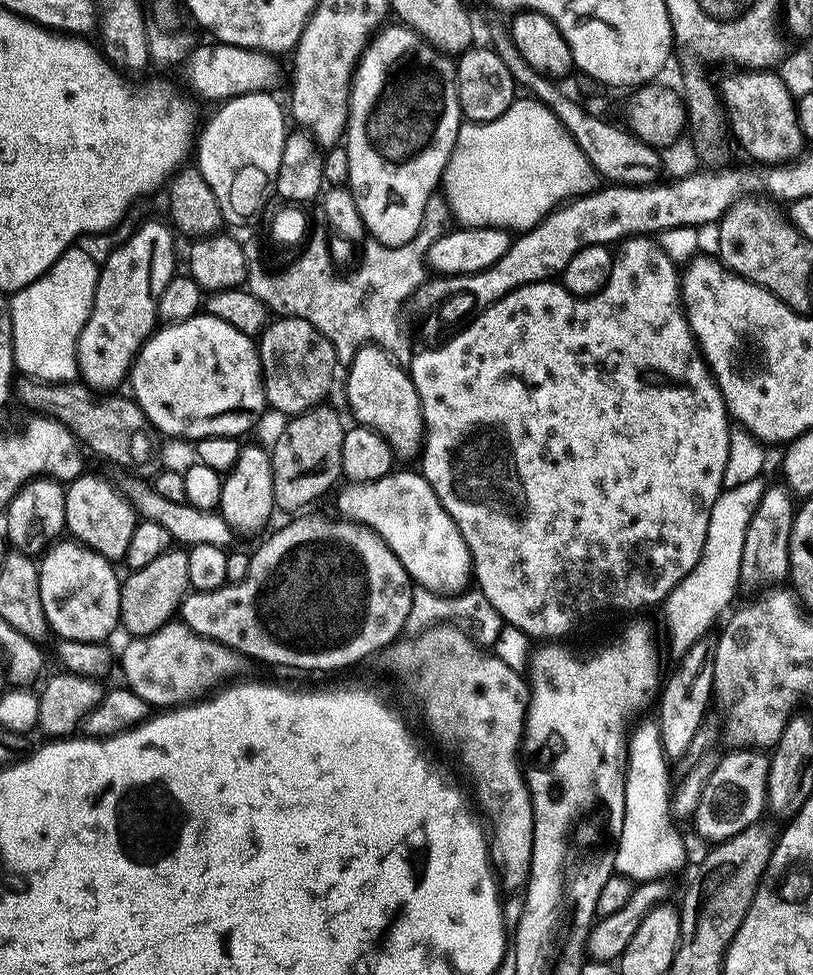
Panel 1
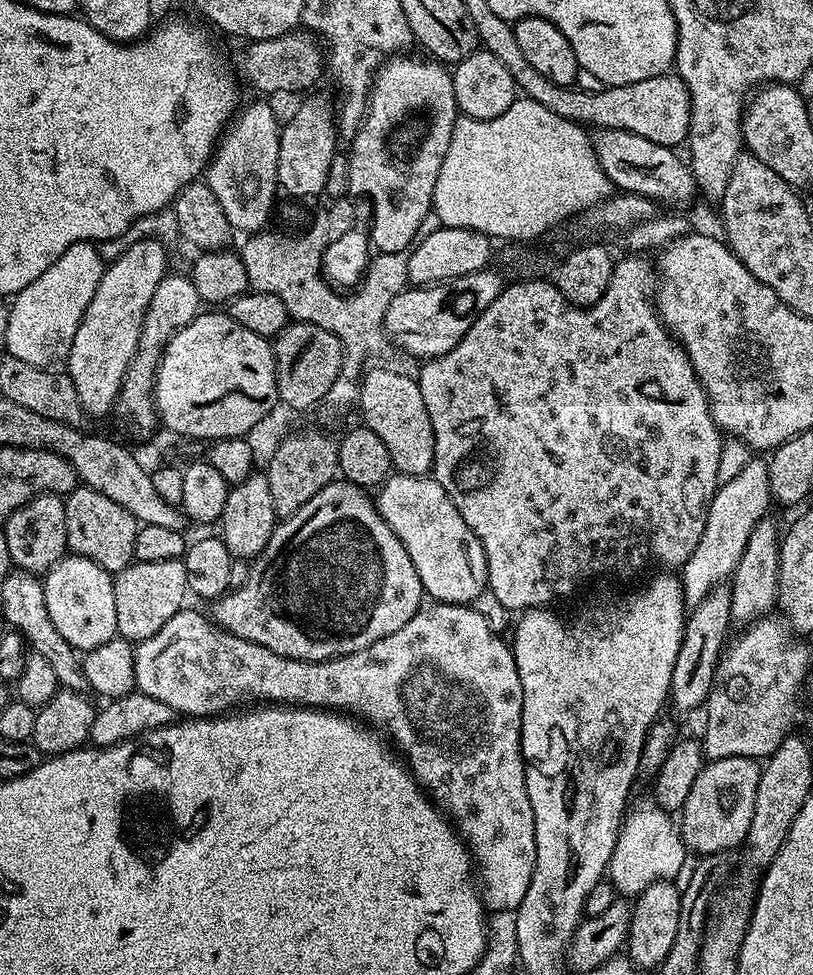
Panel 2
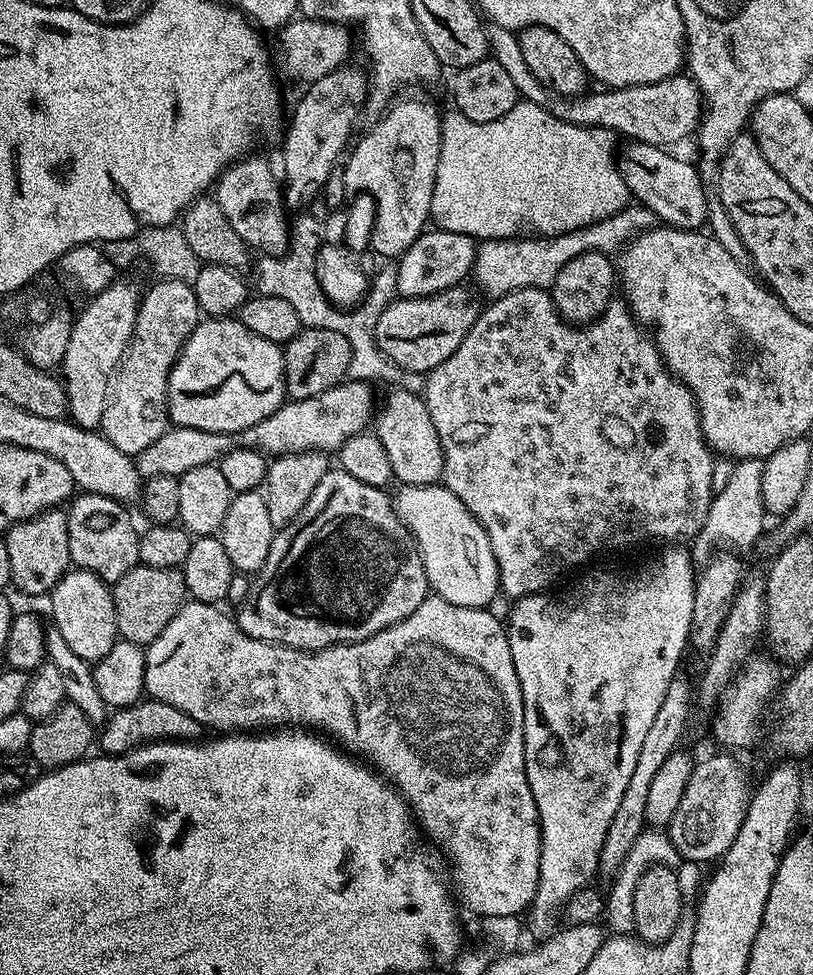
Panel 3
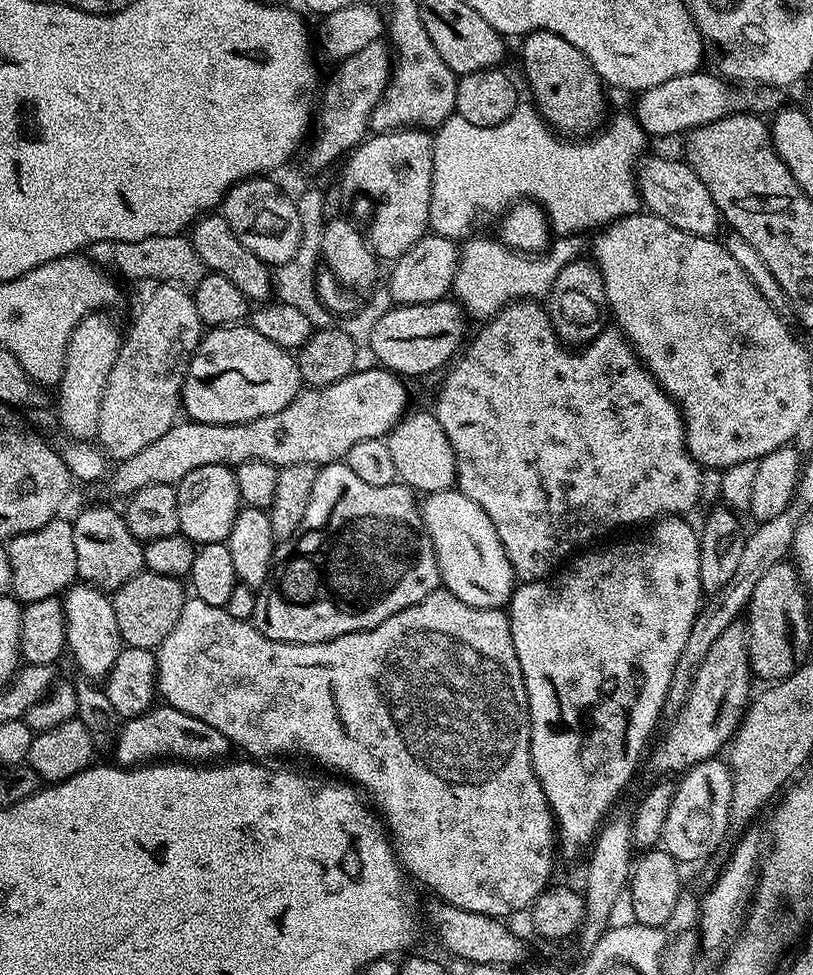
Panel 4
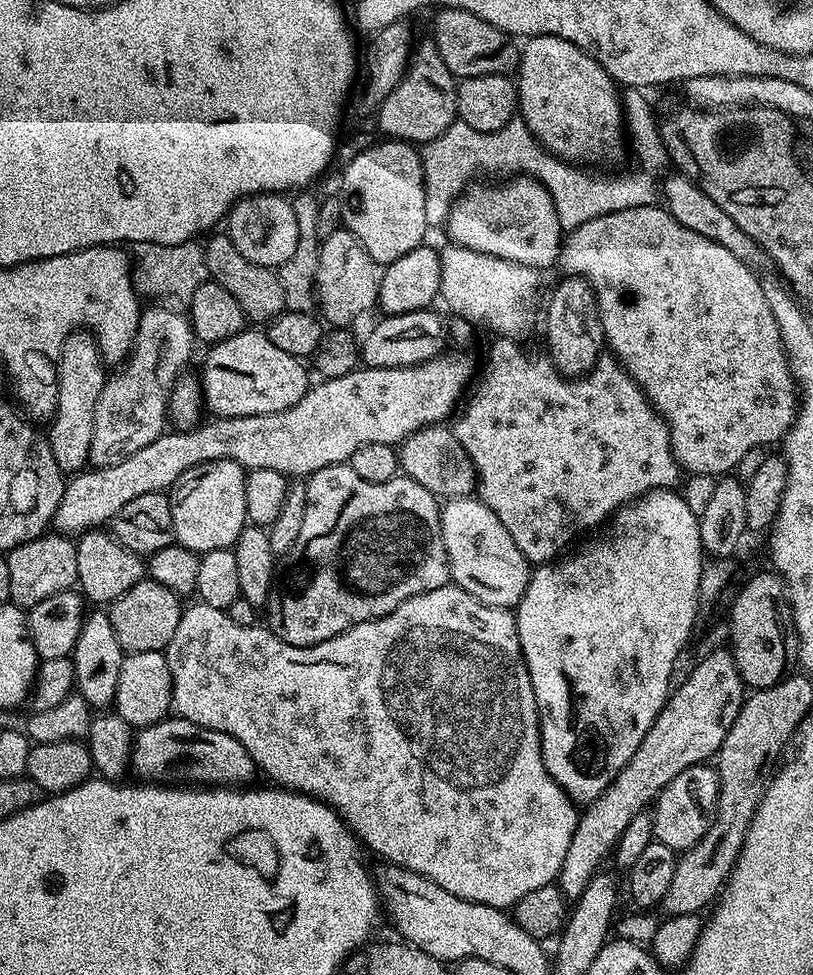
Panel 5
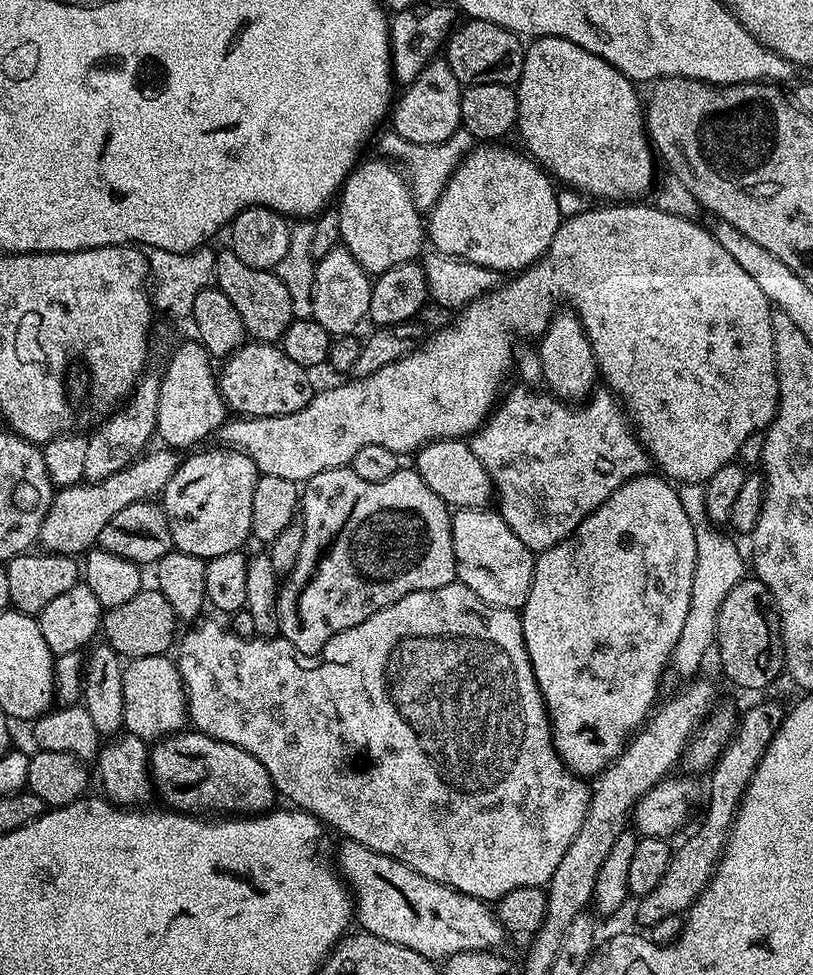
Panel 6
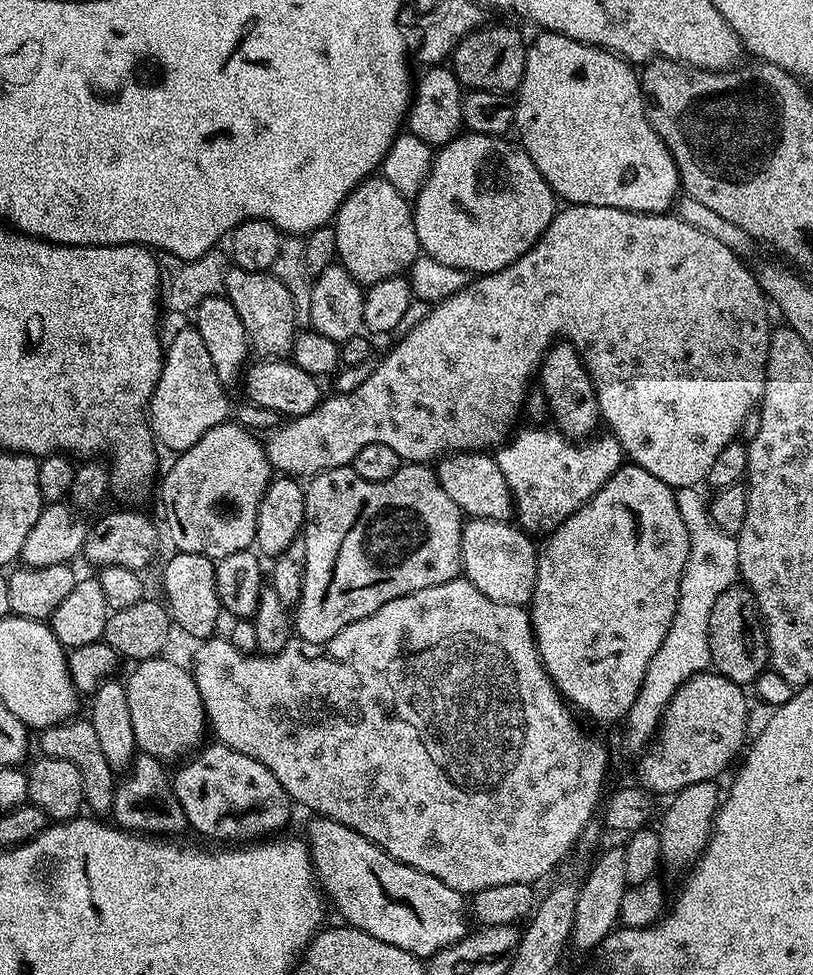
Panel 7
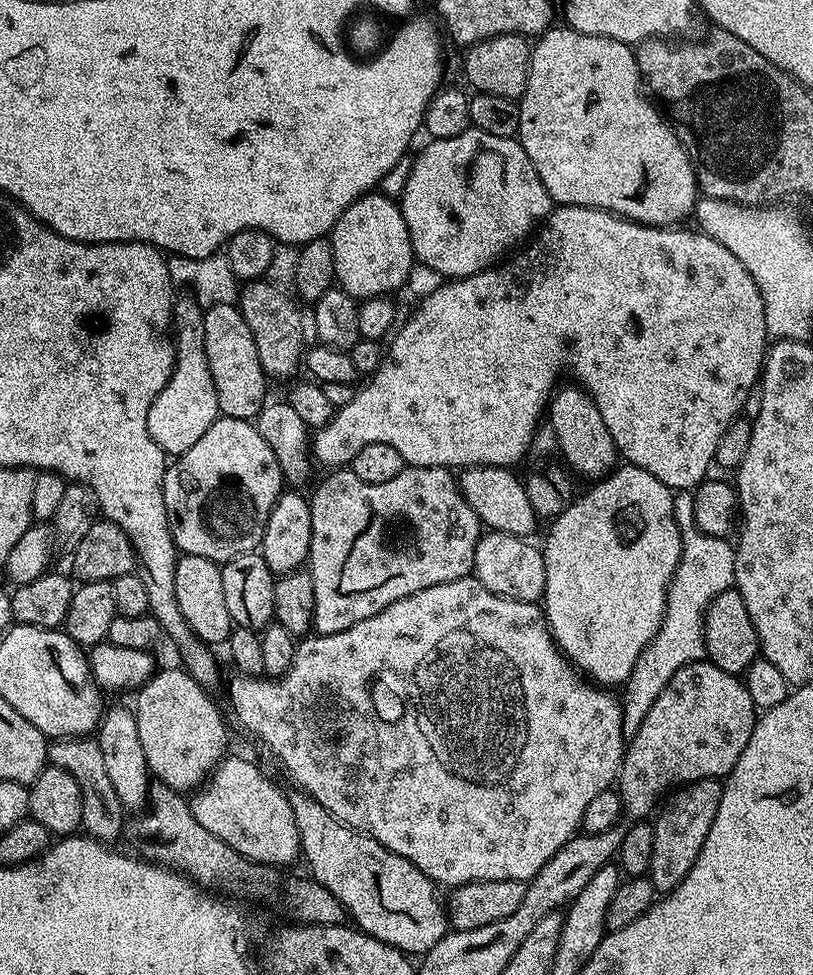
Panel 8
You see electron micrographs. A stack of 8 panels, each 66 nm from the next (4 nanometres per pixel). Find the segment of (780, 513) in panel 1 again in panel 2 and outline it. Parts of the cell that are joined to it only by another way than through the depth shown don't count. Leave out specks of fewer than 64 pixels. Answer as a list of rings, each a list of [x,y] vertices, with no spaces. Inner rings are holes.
[[[772,518],[758,521],[754,530],[750,530],[750,539],[746,541],[746,550],[742,550],[742,558],[738,558],[738,566],[730,577],[732,589],[730,614],[733,625],[747,626],[756,620],[763,620],[777,607],[776,595],[778,594],[781,539],[781,529],[776,529],[776,524]]]

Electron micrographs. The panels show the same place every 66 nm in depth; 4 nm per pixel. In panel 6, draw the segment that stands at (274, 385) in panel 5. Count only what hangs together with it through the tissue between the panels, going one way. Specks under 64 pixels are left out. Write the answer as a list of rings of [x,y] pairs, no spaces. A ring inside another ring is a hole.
[[[245,342],[218,368],[220,396],[233,413],[250,416],[294,414],[312,401],[309,369],[298,366],[275,343]]]

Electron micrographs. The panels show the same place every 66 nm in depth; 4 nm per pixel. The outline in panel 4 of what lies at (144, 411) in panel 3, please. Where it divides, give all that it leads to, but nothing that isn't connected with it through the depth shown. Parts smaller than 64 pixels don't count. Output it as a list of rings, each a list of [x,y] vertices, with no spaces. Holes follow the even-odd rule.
[[[157,283],[156,288],[144,300],[144,305],[136,312],[128,332],[123,333],[118,350],[118,358],[114,358],[114,366],[110,370],[110,378],[106,378],[106,386],[102,390],[102,410],[98,410],[98,430],[96,440],[109,461],[119,462],[146,450],[150,442],[162,438],[166,430],[177,423],[181,411],[180,388],[184,384],[184,375],[188,373],[188,364],[192,361],[200,337],[206,326],[198,318],[198,306],[195,295],[179,284]]]

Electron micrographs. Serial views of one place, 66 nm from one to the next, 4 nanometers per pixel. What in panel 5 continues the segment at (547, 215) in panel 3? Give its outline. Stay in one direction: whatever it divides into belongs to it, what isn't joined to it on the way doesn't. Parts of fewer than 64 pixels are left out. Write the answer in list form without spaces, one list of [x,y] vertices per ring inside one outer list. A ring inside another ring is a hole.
[[[622,86],[620,90],[621,108],[624,111],[626,132],[630,141],[630,146],[634,148],[636,164],[631,172],[624,174],[604,174],[602,176],[594,174],[592,170],[575,165],[569,161],[561,160],[553,152],[549,152],[539,140],[534,138],[534,134],[523,120],[517,118],[511,120],[502,130],[497,132],[483,132],[474,130],[471,126],[466,126],[466,122],[457,119],[438,138],[434,138],[431,144],[423,145],[420,152],[420,161],[424,167],[424,190],[426,192],[426,222],[429,229],[436,230],[436,227],[443,225],[448,219],[452,209],[452,201],[464,191],[466,185],[473,178],[488,178],[493,172],[496,178],[511,178],[514,176],[533,176],[533,178],[554,198],[554,210],[558,210],[558,222],[561,229],[571,230],[577,228],[583,222],[588,222],[591,218],[601,217],[602,214],[617,213],[620,210],[636,209],[638,206],[656,204],[660,198],[662,179],[669,171],[671,160],[665,144],[662,142],[659,121],[654,118],[652,108],[646,98],[647,93],[638,87]]]

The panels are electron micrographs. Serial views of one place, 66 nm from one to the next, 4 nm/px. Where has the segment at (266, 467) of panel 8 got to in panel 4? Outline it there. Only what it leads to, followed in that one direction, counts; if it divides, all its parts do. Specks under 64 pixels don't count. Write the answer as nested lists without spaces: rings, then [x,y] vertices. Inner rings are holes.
[[[227,464],[198,466],[198,470],[190,470],[190,474],[175,485],[175,490],[178,494],[179,535],[197,546],[225,543],[230,526],[234,526],[234,518],[242,507],[235,471]]]

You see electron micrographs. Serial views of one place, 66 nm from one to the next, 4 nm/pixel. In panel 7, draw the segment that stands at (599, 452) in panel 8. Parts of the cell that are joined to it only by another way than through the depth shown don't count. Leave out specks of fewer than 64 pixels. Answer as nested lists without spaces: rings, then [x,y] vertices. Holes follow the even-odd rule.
[[[557,342],[548,349],[540,363],[538,387],[545,392],[551,423],[570,440],[581,441],[591,437],[601,427],[602,417],[594,382],[584,364],[581,349],[567,342]]]

